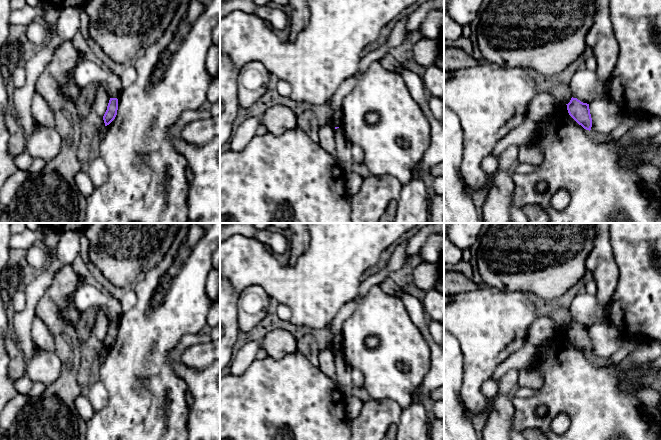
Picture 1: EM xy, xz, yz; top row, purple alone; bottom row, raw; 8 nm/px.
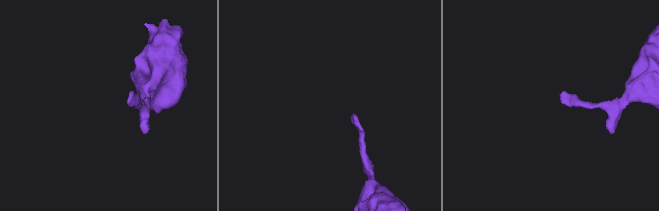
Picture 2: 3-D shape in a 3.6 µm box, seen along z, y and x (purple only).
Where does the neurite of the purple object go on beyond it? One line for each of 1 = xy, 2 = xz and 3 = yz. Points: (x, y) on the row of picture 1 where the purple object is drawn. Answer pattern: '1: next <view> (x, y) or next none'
1: next none
2: next none
3: next none

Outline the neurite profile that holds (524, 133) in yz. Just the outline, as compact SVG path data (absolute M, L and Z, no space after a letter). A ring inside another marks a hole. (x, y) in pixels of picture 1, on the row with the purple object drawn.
M526 118L496 144L492 155L498 157L510 145L520 147L524 144L531 143L537 134L538 124Z

